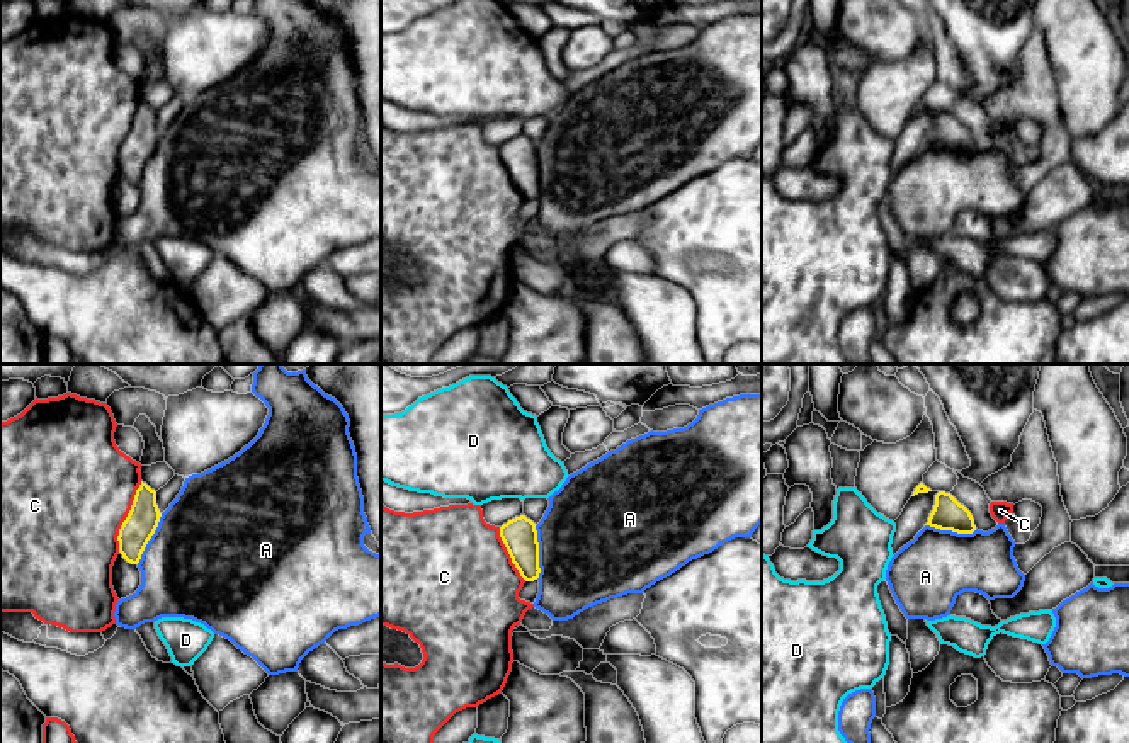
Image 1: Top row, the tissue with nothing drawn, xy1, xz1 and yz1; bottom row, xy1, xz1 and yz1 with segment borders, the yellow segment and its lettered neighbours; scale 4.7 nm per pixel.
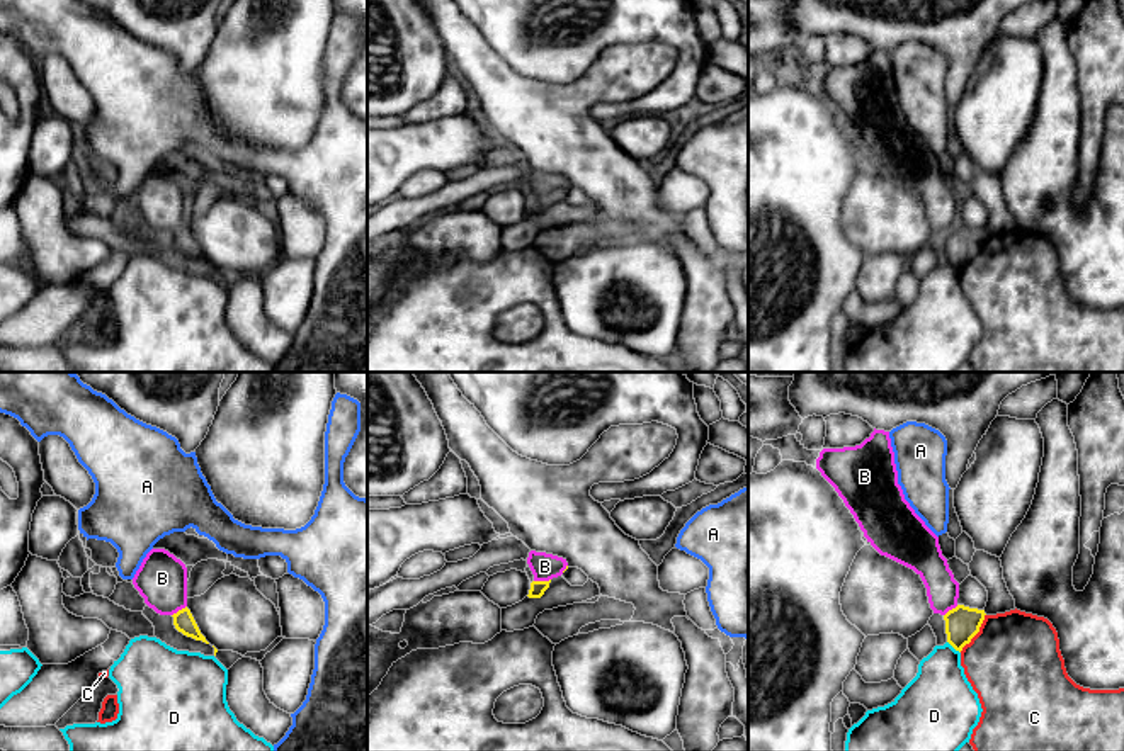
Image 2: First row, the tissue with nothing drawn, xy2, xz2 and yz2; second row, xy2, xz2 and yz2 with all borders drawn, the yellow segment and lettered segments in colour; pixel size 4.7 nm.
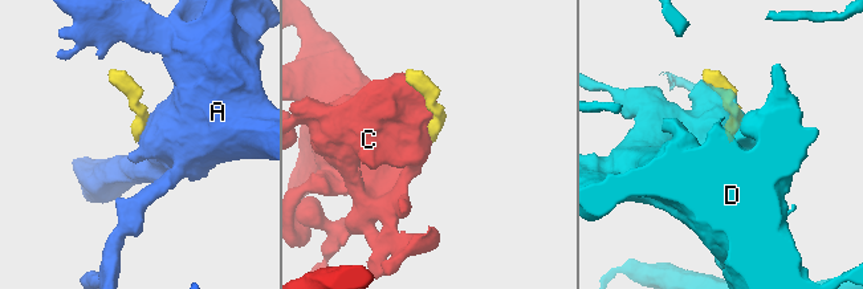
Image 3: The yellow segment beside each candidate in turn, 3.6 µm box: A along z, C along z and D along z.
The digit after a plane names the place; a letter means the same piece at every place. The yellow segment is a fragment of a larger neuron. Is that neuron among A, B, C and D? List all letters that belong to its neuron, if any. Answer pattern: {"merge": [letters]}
{"merge": ["B"]}

